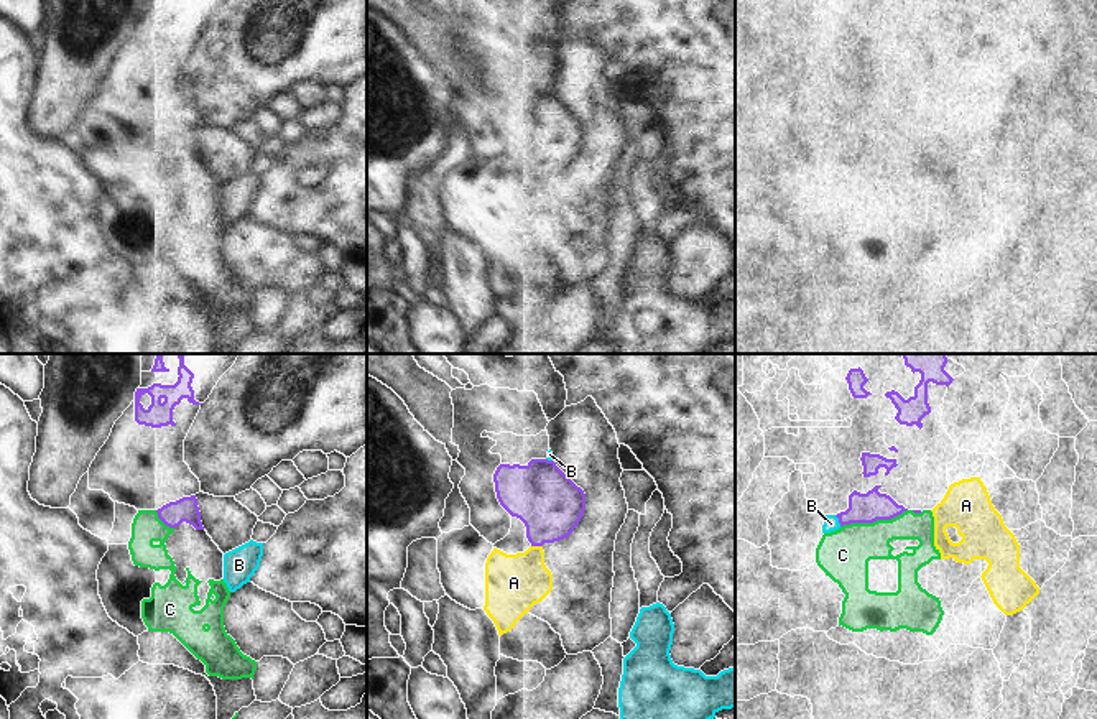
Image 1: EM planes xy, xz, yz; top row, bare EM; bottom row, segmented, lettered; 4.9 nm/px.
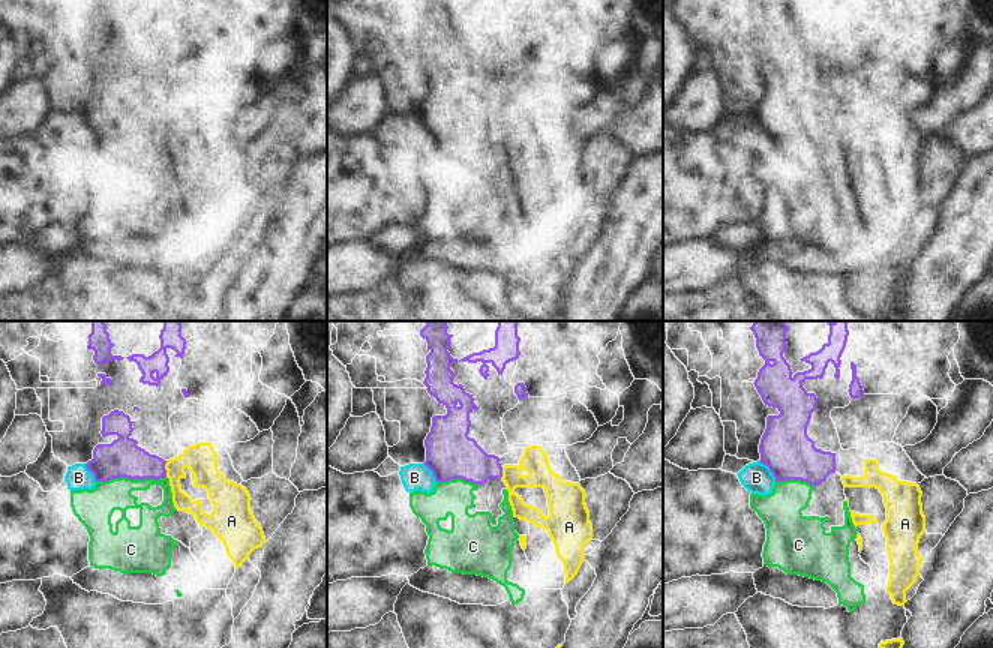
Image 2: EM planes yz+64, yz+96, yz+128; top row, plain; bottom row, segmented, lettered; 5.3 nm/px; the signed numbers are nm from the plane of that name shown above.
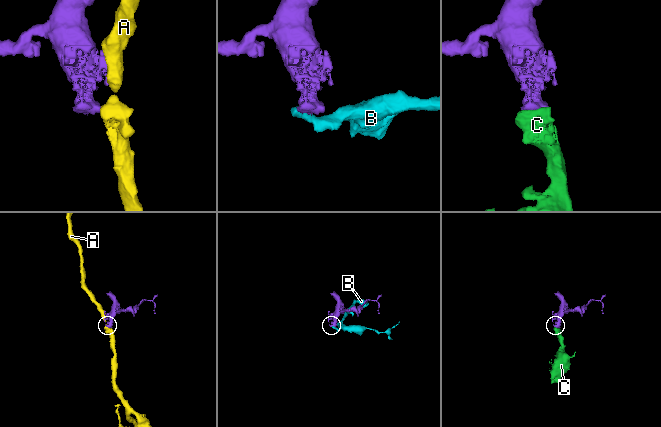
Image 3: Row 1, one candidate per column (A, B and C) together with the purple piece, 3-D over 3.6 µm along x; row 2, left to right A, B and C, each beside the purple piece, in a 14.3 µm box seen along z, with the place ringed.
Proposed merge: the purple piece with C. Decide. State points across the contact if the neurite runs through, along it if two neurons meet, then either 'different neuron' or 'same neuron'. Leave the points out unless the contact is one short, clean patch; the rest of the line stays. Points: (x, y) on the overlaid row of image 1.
same neuron

